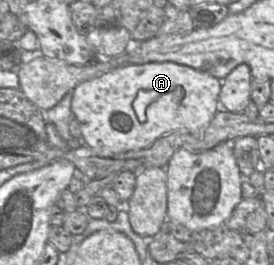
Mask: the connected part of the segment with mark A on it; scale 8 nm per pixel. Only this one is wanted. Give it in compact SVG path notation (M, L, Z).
M152 62L117 67L100 77L79 83L72 91L71 111L80 125L81 143L85 143L95 155L111 157L150 147L155 140L171 131L203 134L217 112L220 83L216 77L188 66Z

